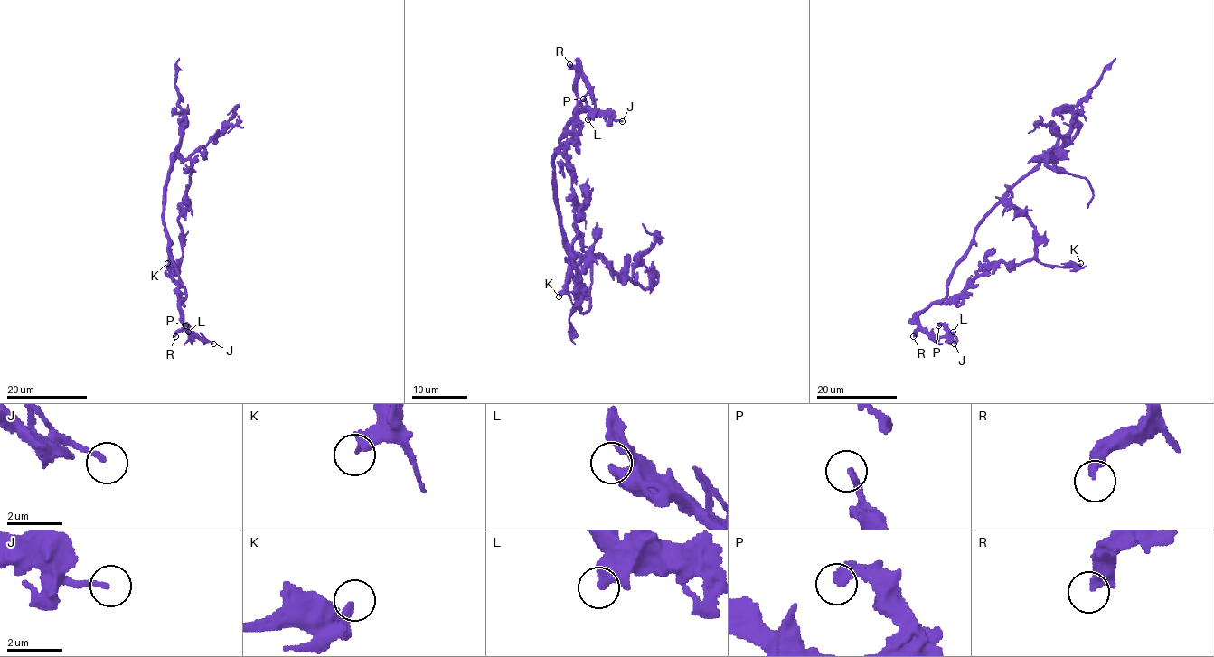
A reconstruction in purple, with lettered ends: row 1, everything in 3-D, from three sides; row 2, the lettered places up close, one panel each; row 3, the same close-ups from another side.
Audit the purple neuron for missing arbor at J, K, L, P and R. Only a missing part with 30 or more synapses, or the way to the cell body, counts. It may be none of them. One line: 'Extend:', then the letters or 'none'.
Extend: R

